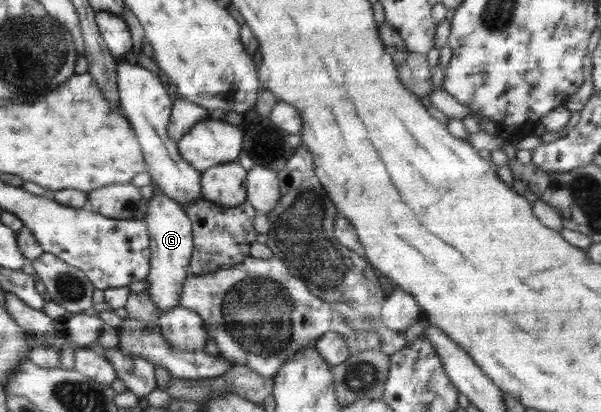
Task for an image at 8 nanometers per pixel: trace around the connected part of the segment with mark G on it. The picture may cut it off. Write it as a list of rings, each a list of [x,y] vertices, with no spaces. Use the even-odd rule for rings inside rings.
[[[153,184],[154,194],[148,202],[148,212],[146,212],[146,225],[150,234],[150,271],[146,280],[149,282],[146,292],[150,294],[150,300],[158,306],[160,315],[166,311],[176,308],[178,298],[182,292],[184,278],[190,273],[191,255],[193,252],[193,233],[191,221],[184,207],[177,201],[170,199],[158,184]]]

